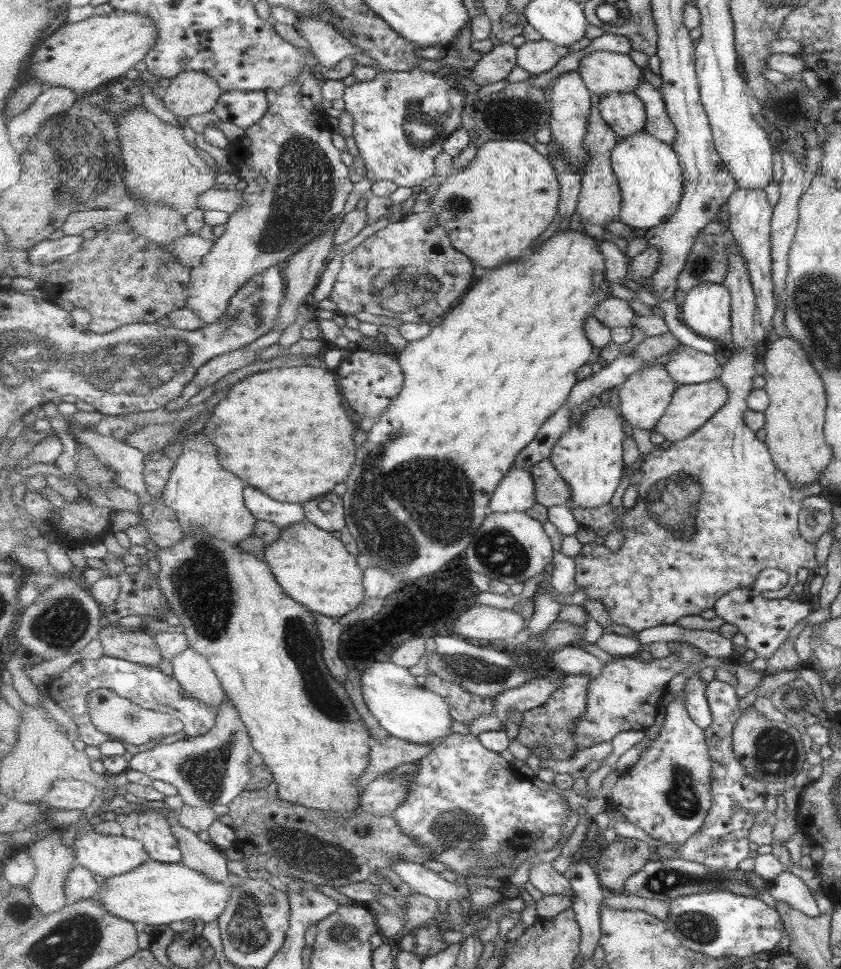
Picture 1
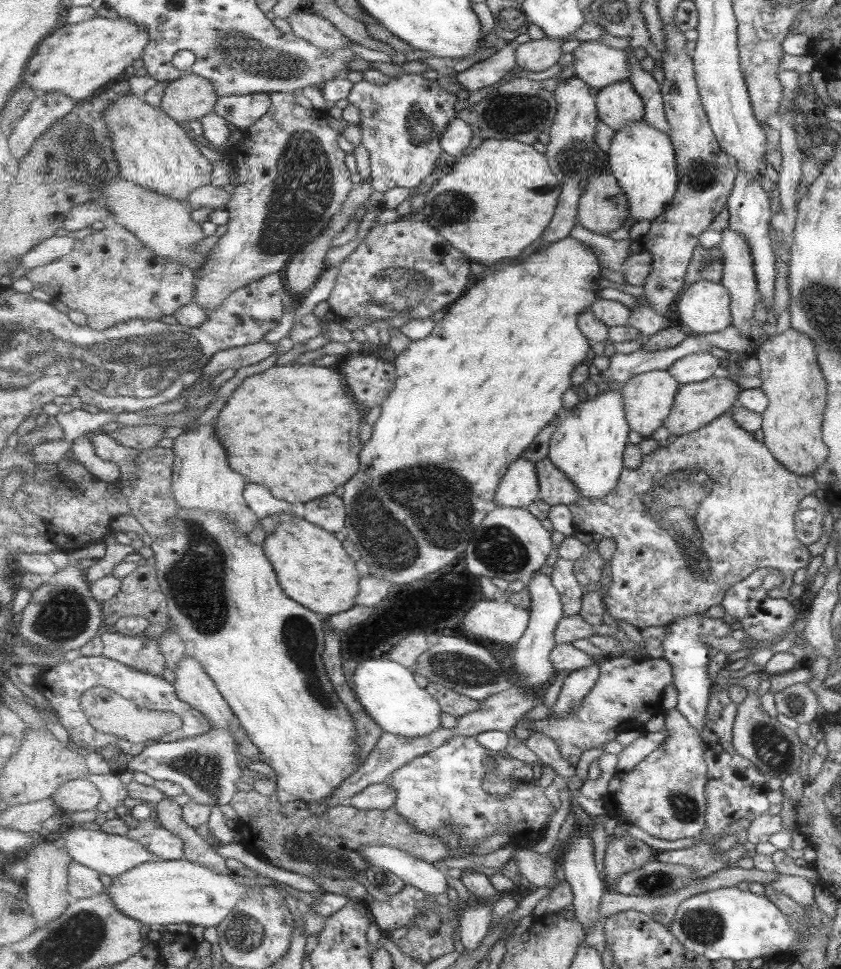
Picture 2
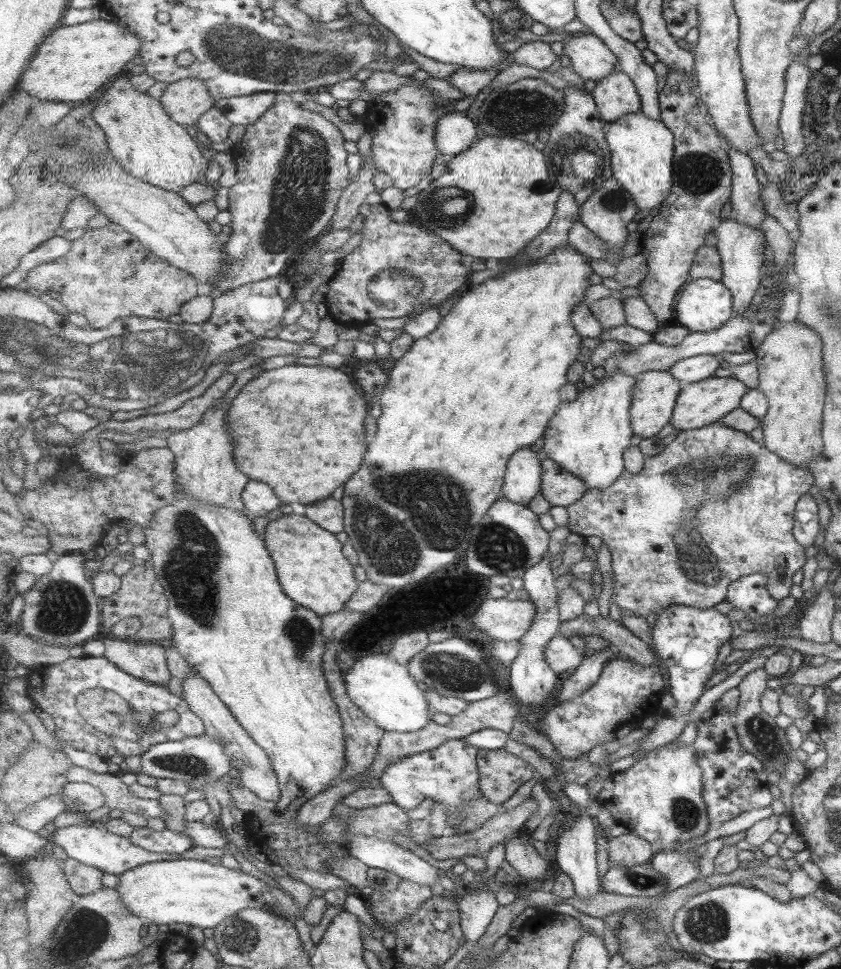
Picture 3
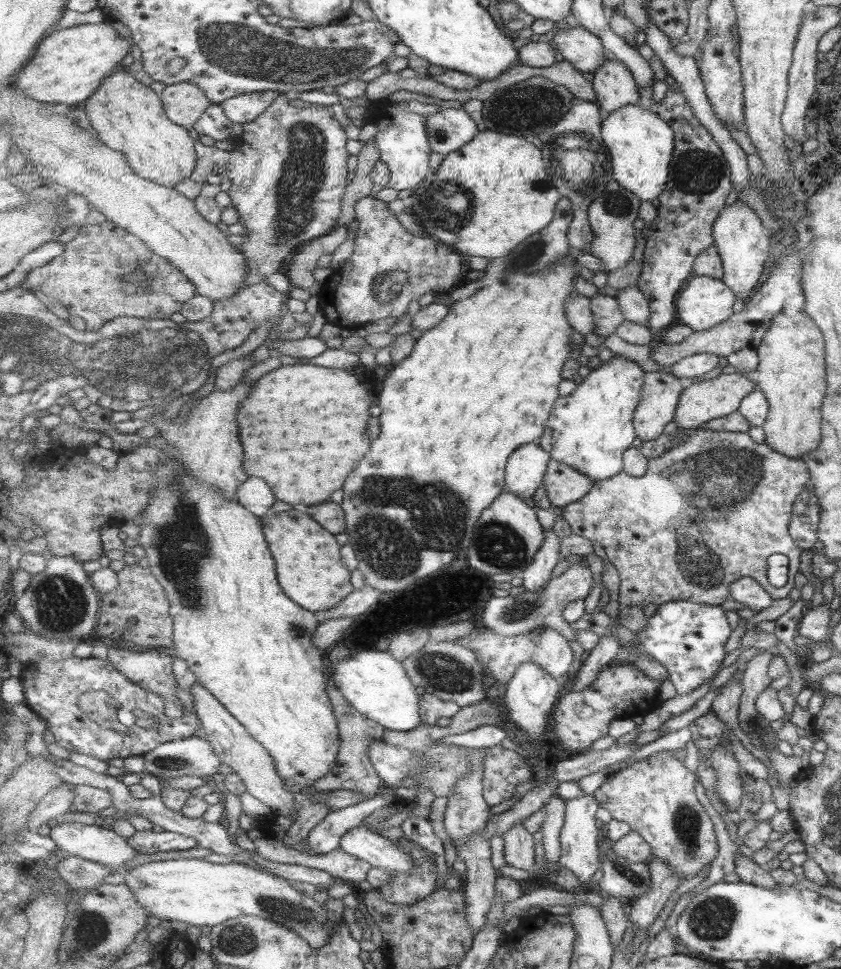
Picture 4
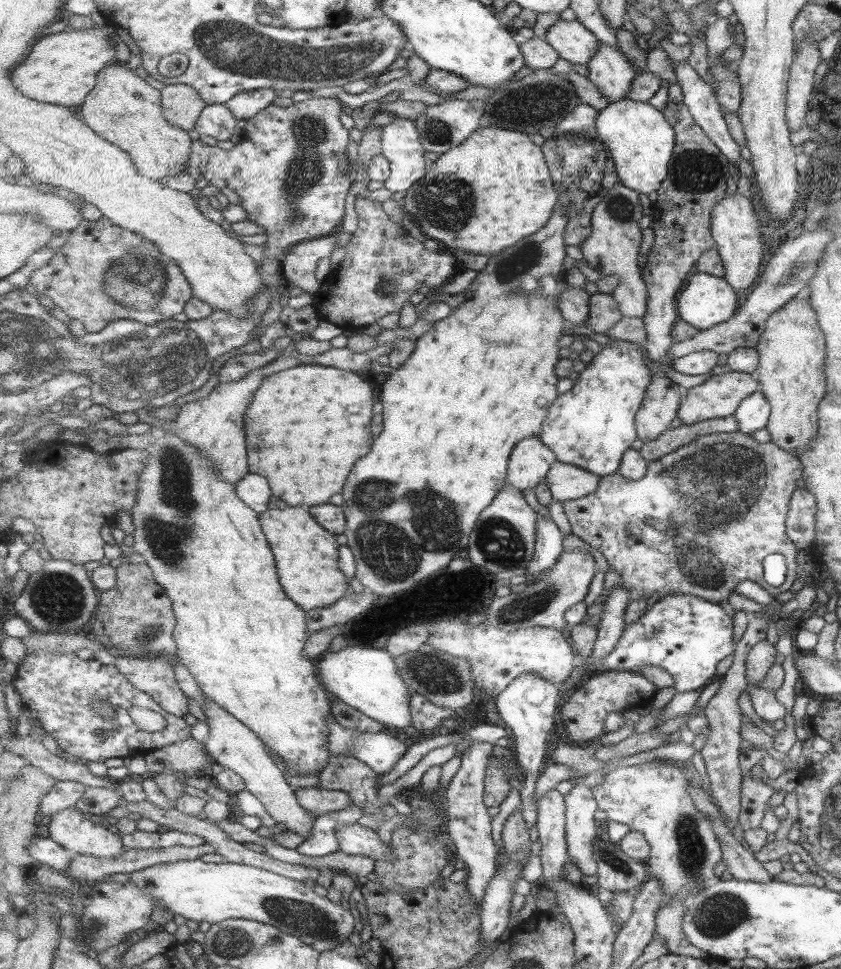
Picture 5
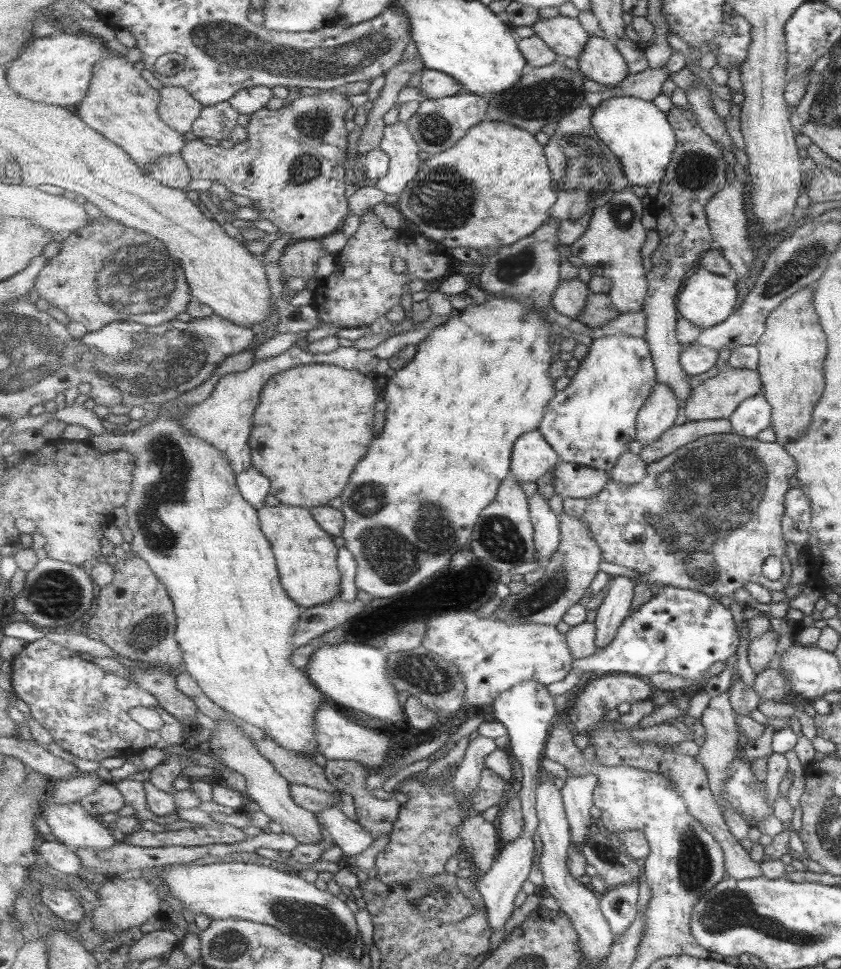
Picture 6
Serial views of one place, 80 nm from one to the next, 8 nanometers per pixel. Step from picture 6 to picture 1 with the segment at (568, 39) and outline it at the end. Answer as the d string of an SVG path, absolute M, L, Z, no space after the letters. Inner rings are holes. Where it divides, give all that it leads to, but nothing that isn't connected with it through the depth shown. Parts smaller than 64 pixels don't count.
M609 50L583 57L577 71L589 91L600 97L635 93L643 81L643 70L631 60L631 56Z

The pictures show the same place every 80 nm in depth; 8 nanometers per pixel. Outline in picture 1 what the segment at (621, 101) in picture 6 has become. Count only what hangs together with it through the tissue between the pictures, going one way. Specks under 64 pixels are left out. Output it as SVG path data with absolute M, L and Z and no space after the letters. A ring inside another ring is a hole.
M646 130L633 136L619 139L612 152L612 165L623 193L622 209L617 220L630 226L632 230L652 230L668 222L677 212L684 199L684 168L680 156L670 144L655 138Z

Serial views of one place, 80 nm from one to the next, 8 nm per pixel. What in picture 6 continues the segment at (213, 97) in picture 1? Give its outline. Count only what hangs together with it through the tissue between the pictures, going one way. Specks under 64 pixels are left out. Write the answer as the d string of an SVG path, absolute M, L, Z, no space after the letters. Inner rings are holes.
M164 87L160 91L160 118L177 132L193 132L193 125L200 119L204 104L192 96L187 88Z

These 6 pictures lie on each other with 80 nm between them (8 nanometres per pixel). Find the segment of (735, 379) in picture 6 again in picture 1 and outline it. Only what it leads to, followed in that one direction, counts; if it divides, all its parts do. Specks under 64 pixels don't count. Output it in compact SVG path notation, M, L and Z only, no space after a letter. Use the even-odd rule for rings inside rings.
M717 378L711 382L691 385L680 385L674 392L672 403L661 416L655 432L659 432L669 442L679 442L689 438L696 430L713 418L716 412L728 403L729 393L722 381Z

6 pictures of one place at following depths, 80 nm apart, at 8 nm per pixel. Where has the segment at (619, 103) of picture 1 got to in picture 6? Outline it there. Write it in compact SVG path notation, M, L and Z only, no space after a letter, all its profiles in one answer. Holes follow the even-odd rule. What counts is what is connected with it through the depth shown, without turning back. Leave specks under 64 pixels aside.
M592 35L578 66L585 77L607 87L619 87L629 74L629 64L615 41Z

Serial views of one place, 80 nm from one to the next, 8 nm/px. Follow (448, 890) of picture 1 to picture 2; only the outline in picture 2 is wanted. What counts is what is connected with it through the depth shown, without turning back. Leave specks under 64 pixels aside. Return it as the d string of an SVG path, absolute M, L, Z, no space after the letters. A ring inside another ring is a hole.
M376 844L361 850L370 866L387 868L402 878L407 885L414 886L429 895L447 894L448 877L442 869L435 868L433 863L419 860L393 846Z

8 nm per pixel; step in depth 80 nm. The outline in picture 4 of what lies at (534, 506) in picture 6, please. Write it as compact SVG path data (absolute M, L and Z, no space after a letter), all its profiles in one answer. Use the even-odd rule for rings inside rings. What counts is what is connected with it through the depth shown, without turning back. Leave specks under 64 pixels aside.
M545 530L545 543L541 551L537 553L535 561L522 574L522 586L531 593L539 593L552 582L553 570L555 566L564 560L561 559L561 544L557 534L550 530Z

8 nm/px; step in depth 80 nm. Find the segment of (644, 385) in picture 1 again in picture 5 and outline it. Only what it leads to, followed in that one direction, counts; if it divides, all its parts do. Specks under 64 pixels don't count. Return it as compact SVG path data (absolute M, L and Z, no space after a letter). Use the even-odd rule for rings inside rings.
M653 374L647 387L642 407L636 416L638 438L643 444L657 440L678 417L683 398L688 390L671 378Z

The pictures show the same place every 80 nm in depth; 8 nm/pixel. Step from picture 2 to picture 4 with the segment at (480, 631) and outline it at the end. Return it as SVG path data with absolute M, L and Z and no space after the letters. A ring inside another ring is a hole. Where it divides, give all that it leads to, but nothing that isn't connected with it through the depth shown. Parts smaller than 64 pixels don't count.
M583 558L579 563L567 568L561 576L552 580L545 589L539 593L527 592L521 596L505 598L491 598L483 615L484 627L494 630L501 636L523 636L534 632L537 627L547 625L549 628L559 631L567 640L577 640L578 632L564 618L565 608L573 604L575 600L586 600L593 591L593 572Z

